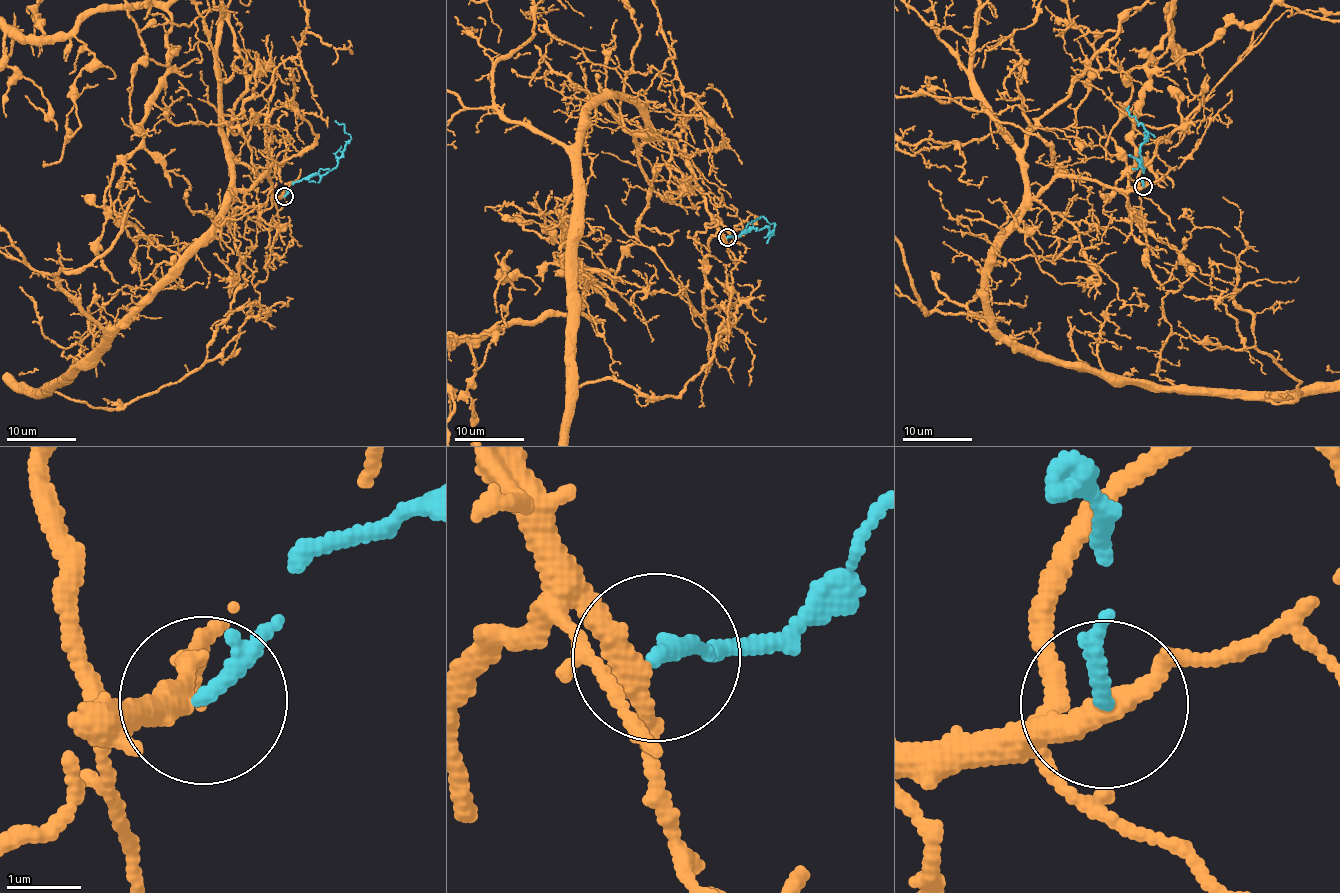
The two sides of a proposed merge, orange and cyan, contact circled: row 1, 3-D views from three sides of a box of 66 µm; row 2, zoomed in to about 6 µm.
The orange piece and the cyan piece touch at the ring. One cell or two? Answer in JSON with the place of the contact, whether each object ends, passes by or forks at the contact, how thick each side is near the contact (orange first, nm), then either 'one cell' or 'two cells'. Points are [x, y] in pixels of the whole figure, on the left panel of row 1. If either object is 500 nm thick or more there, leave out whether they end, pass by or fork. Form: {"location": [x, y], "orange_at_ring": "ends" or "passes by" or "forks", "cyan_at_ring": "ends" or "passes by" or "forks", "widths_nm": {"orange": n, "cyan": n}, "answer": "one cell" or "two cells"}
{"location": [284, 196], "orange_at_ring": "passes by", "cyan_at_ring": "ends", "widths_nm": {"orange": 300, "cyan": 220}, "answer": "one cell"}

